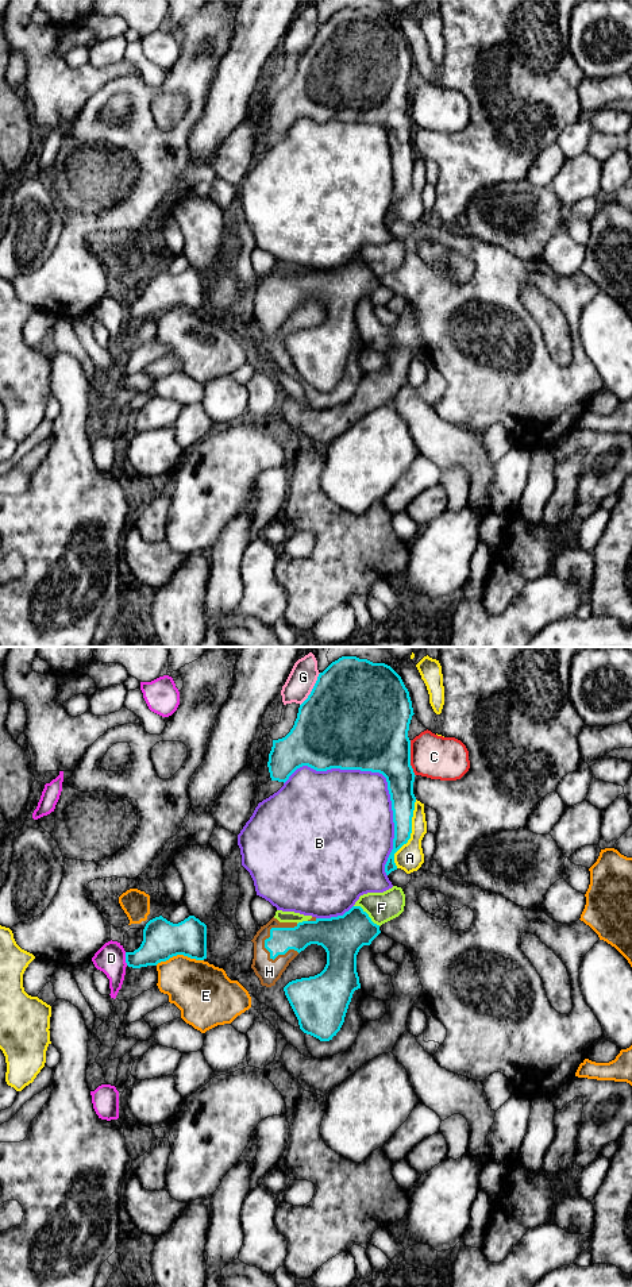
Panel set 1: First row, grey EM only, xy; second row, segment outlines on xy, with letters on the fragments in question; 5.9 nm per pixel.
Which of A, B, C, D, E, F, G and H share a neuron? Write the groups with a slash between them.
A / B / C / D / E / F / G / H

